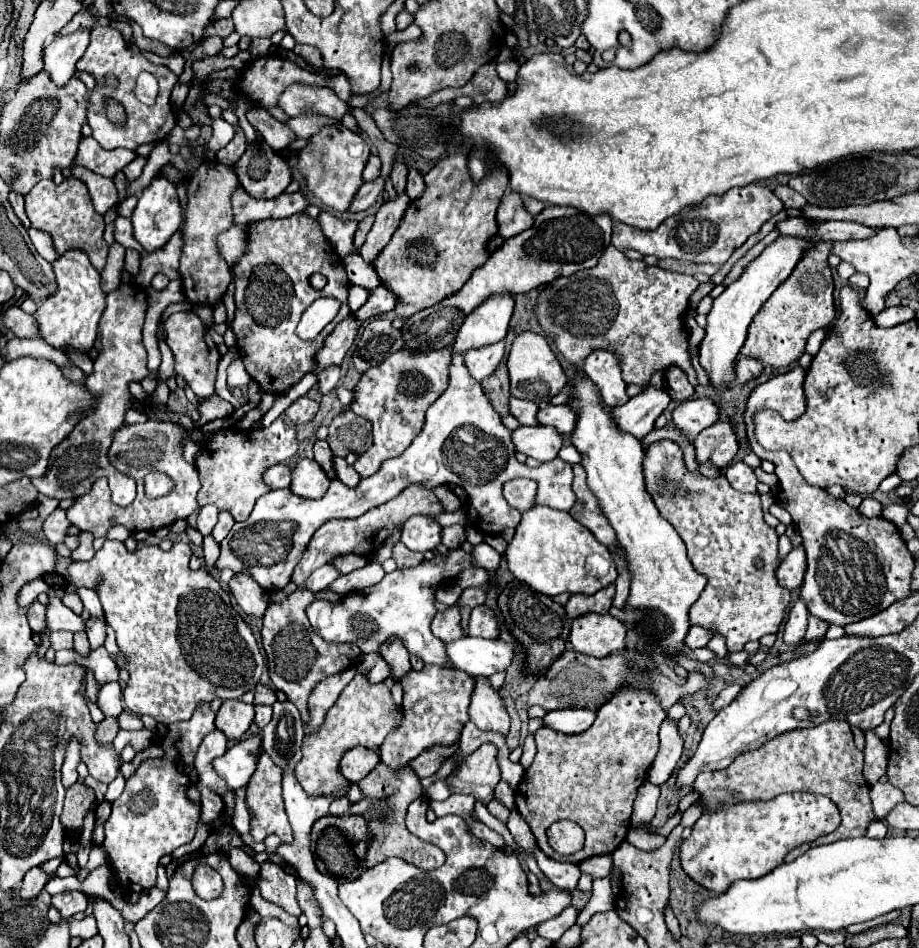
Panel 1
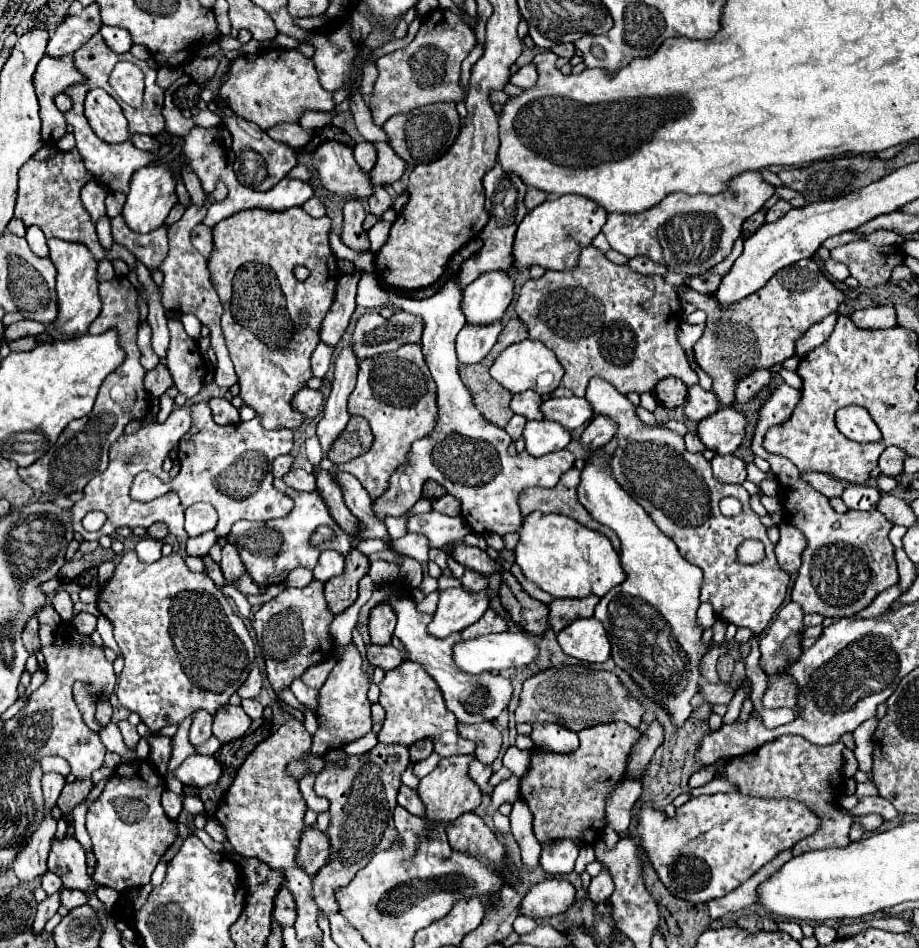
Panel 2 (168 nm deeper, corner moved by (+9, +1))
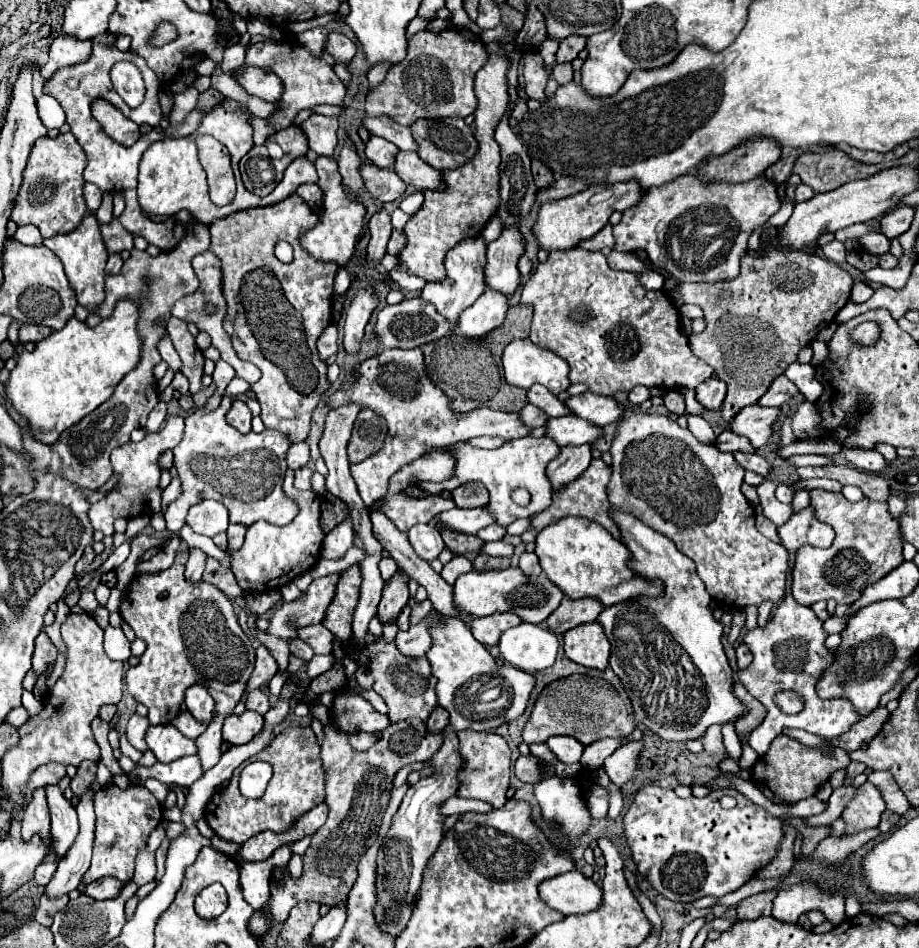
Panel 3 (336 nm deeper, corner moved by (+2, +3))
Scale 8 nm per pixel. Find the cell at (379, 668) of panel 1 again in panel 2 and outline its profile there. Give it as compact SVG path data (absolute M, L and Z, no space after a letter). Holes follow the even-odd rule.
M370 645L366 657L368 657L368 663L372 663L374 667L382 667L384 671L388 671L398 667L408 657L408 653L392 645Z

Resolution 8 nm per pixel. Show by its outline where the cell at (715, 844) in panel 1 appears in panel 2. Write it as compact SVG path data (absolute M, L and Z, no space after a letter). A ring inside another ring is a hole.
M716 793L692 797L682 807L676 807L674 817L668 817L652 801L642 803L636 829L640 835L640 847L644 849L650 865L658 873L664 887L680 899L692 903L708 903L734 891L738 885L748 881L762 865L772 861L778 853L782 853L784 849L792 849L800 839L814 833L818 825L818 817L798 801L758 799L742 793Z

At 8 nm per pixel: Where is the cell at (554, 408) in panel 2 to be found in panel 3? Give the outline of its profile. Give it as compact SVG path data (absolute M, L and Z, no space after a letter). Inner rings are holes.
M583 393L577 397L569 397L565 401L565 405L571 409L573 415L603 427L607 423L615 423L621 417L621 405L613 399L613 397L601 397L601 395L593 395L593 393Z

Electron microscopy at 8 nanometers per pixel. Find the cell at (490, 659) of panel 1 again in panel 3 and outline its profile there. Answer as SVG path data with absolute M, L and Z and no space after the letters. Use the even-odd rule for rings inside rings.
M521 623L519 627L505 631L497 647L505 663L527 673L535 673L555 663L559 641L551 631L539 625Z

